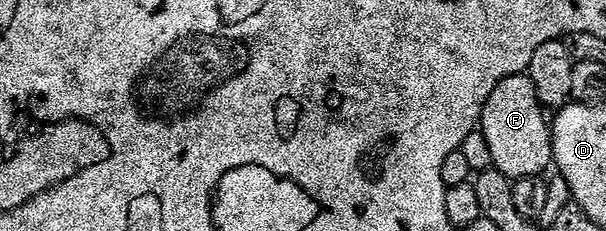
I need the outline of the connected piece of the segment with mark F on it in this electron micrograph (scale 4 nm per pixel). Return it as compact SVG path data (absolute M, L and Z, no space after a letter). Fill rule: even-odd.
M527 74L506 77L506 81L490 93L490 101L486 101L480 118L479 130L486 137L486 145L490 145L493 168L502 172L508 180L543 176L544 170L553 166L552 129L549 116L544 115L547 115L546 109L540 104L534 81Z

